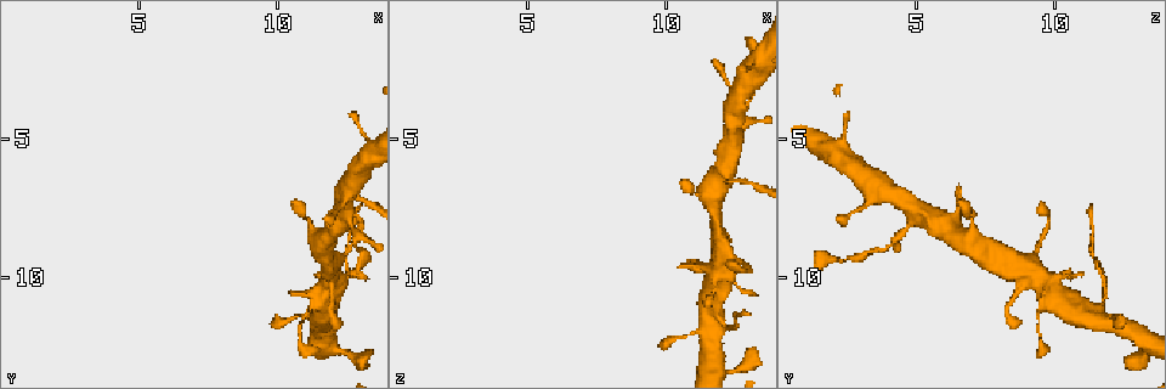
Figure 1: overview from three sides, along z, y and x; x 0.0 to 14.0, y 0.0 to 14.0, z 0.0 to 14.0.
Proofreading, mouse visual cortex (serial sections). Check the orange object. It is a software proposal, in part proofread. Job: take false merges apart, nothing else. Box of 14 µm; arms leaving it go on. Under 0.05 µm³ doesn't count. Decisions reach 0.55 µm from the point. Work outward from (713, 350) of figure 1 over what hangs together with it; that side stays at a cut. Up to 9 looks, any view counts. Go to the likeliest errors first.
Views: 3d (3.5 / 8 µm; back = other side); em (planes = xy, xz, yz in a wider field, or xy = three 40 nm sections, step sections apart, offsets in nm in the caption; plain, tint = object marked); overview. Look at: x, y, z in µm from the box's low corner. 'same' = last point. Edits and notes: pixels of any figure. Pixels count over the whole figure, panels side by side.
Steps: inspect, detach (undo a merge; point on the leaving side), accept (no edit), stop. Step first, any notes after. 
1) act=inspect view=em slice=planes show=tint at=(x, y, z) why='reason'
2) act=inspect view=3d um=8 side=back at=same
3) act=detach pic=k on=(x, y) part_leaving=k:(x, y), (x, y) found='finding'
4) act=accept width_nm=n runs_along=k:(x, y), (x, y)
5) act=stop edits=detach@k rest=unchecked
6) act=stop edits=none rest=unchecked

act=inspect view=3d um=3.5 at=(12.2, 6.8, 6.5) why='abrupt turn'

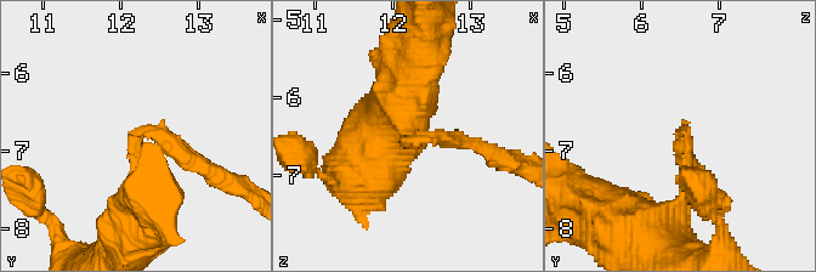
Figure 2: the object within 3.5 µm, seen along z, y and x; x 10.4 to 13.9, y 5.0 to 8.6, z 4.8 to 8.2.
act=inspect view=em slice=xy step=2 show=tint at=(12.25, 6.80, 6.55) arm_widths_nm=150,200

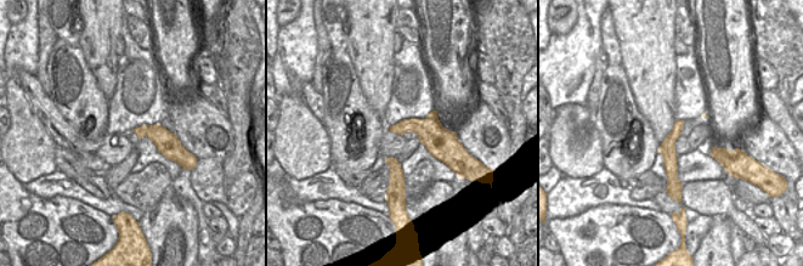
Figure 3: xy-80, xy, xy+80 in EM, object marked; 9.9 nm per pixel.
act=accept runs_along=3:(679, 123), (669, 141), (671, 186) found='all the same cell'

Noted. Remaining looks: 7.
act=inspect view=3d um=3.5 at=(12.9, 8.5, 4.5) why='branch point'

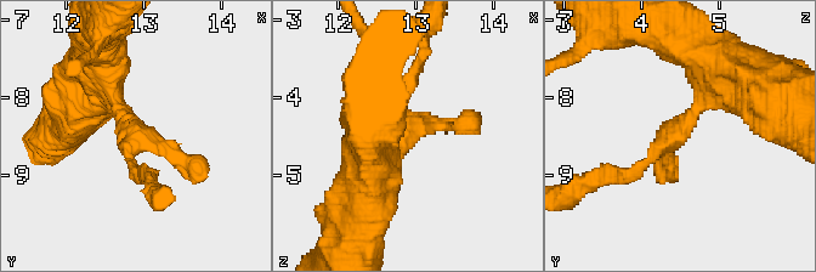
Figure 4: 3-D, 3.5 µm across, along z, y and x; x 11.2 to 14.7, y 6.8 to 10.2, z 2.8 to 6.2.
act=inspect view=em slice=xy step=2 show=plain at=(12.90, 8.45, 4.40) why='need the tissue'

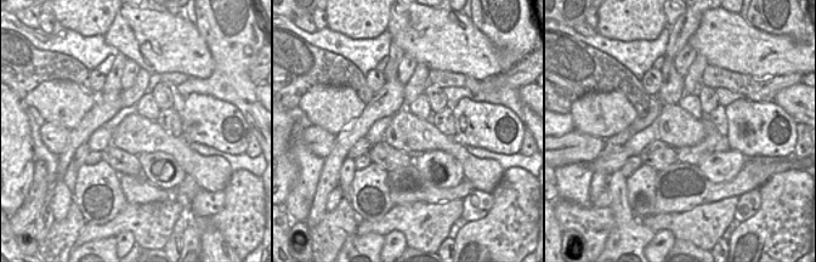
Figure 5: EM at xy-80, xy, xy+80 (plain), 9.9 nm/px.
act=inspect view=em slice=xy step=2 show=tint at=same

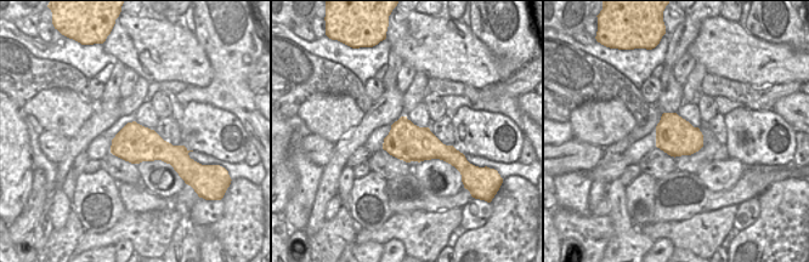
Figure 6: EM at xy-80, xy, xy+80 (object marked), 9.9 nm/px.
act=accept found='all the same cell'

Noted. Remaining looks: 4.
act=inspect view=3d um=3.5 at=(11.1, 11.4, 9.3) why='narrows sharply'

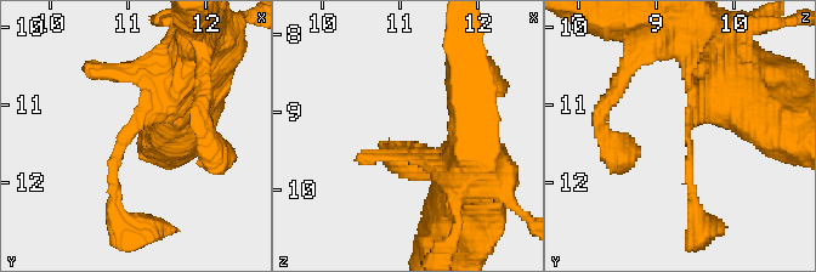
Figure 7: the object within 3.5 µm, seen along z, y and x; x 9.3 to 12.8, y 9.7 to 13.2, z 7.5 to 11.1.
act=inspect view=em slice=xy step=5 show=plain at=(11.05, 11.40, 9.40) arm_widths_nm=150,400

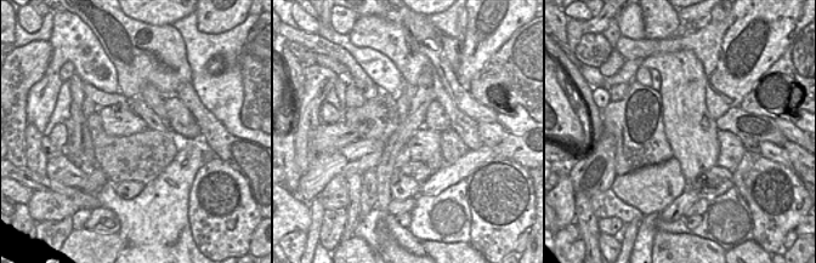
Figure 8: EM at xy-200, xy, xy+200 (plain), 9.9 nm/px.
act=inspect view=em slice=xy step=5 show=tint at=same why='with the object marked'

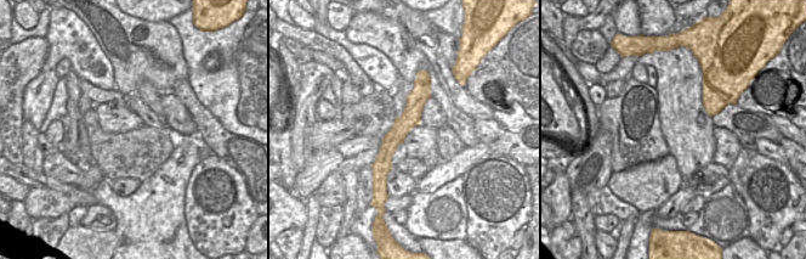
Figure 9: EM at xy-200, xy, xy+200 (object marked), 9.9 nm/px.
act=accept runs_along=9:(424, 83), (382, 179) found='all the same cell'

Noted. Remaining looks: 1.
act=stop edits=none rest=unchecked

